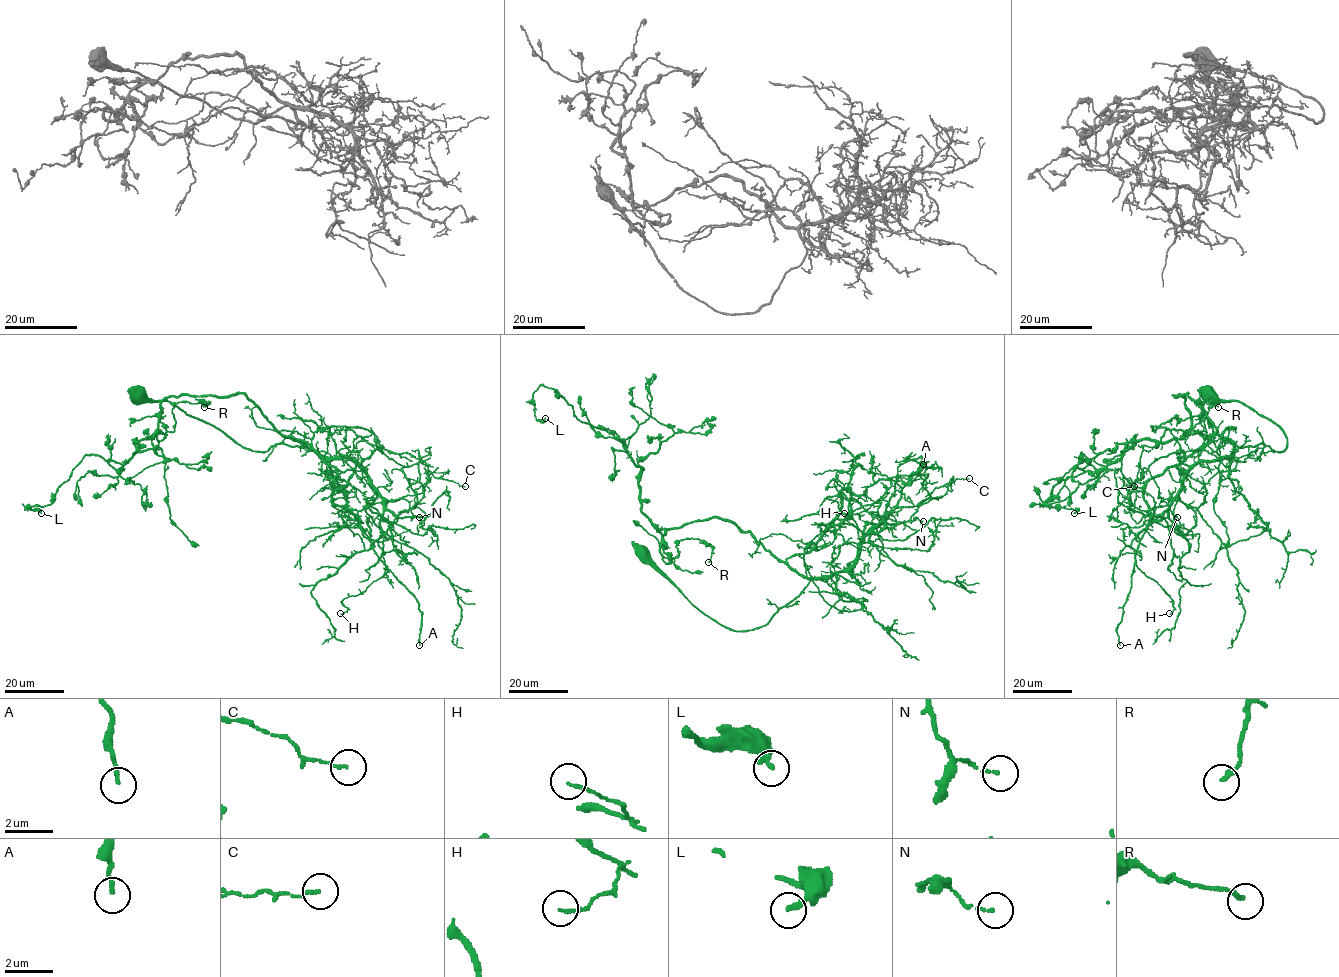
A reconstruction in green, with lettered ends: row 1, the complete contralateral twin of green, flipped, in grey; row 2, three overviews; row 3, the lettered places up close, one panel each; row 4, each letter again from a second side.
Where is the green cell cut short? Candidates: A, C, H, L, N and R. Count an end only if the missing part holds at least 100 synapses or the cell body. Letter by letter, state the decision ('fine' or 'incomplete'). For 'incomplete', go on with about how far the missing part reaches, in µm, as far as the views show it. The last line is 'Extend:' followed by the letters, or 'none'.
A: fine
C: fine
H: fine
L: fine
N: fine
R: fine
Extend: none

